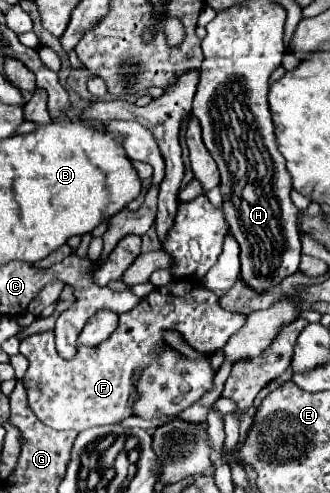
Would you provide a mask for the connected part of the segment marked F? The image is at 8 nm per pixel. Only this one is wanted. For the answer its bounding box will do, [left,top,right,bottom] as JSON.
[21,281,247,431]

